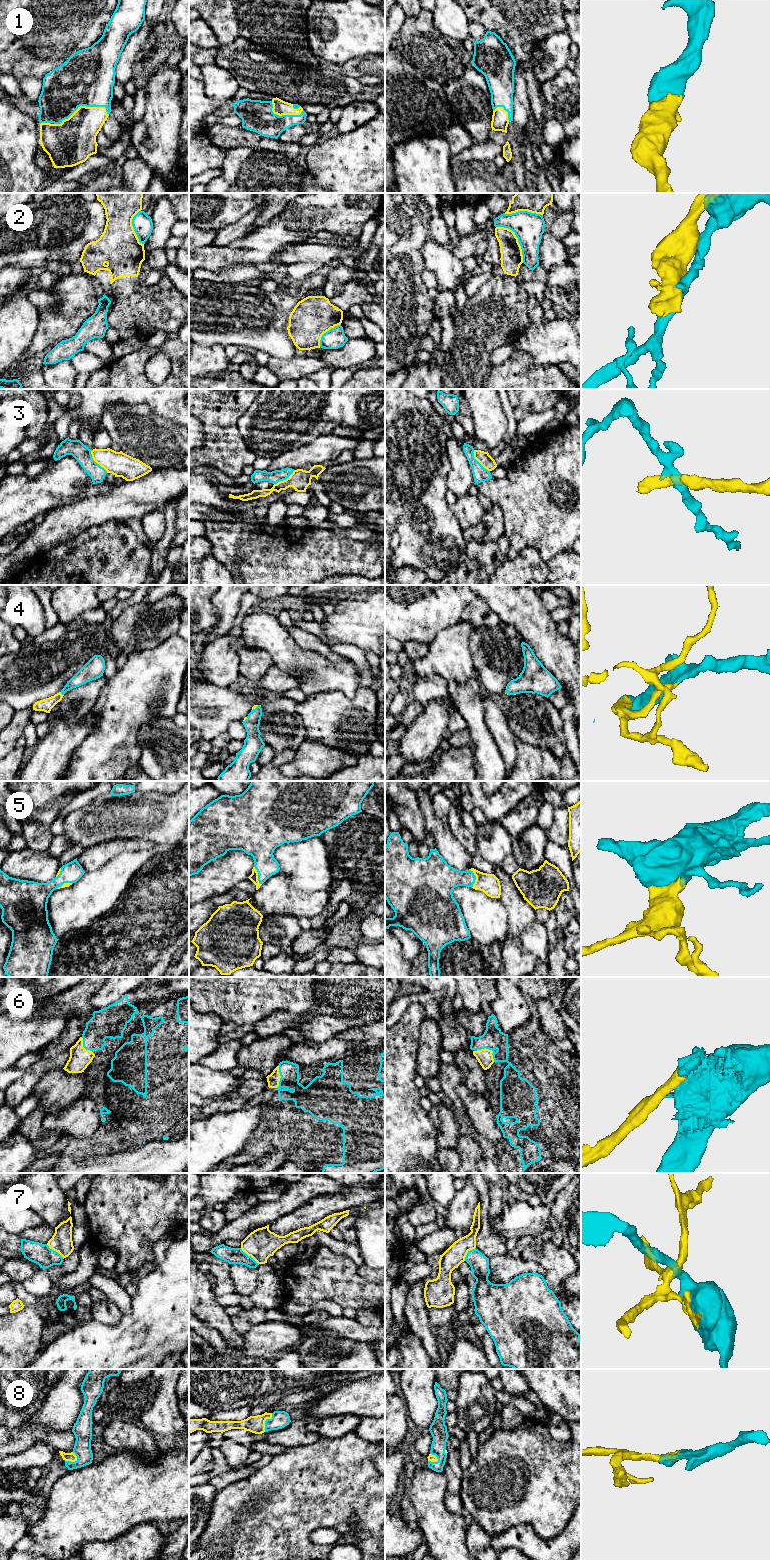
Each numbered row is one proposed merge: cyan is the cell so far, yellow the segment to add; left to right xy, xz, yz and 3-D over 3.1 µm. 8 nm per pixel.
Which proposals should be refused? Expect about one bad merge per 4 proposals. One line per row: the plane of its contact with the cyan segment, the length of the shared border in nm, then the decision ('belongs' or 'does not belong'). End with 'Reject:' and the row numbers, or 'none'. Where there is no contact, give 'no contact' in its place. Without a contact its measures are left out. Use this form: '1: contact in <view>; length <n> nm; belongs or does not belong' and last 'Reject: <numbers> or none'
1: contact in xy; length 440 nm; belongs
2: contact in yz; length 360 nm; does not belong
3: contact in xy; length 220 nm; does not belong
4: contact in xy; length 40 nm; belongs
5: contact in yz; length 150 nm; belongs
6: contact in yz; length 170 nm; does not belong
7: contact in xz; length 200 nm; does not belong
8: contact in xz; length 170 nm; belongs
Reject: 2, 3, 6, 7

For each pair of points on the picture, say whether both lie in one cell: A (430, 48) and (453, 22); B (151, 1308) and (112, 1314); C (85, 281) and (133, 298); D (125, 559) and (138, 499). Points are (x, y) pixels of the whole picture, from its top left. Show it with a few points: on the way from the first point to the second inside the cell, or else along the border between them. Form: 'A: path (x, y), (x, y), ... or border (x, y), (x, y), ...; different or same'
A: border (431, 13), (434, 19), (434, 26), (443, 35); different
B: border (121, 1313), (114, 1324), (98, 1320); different
C: border (84, 271), (94, 275); different
D: border (125, 521), (106, 521), (102, 525); different

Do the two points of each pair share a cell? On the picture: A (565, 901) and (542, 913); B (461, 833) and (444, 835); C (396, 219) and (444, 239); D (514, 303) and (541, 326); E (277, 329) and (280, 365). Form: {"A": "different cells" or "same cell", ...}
{"A": "different cells", "B": "different cells", "C": "different cells", "D": "different cells", "E": "different cells"}

